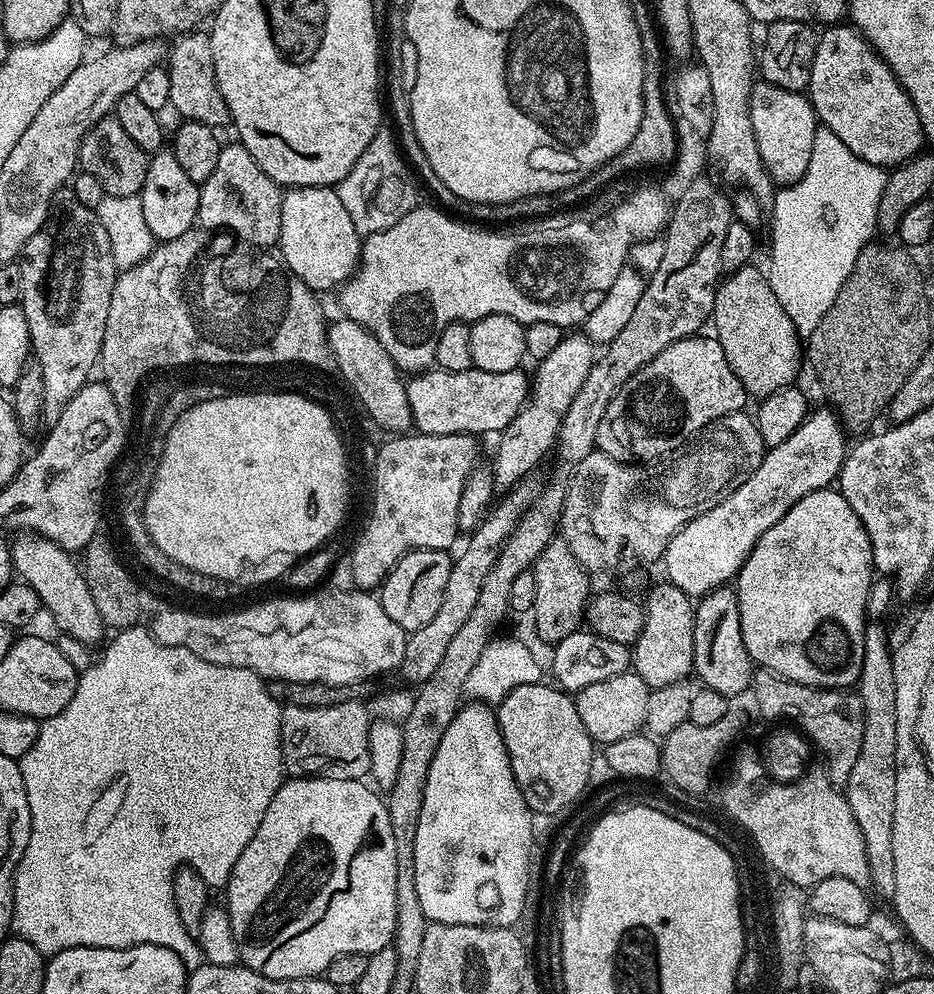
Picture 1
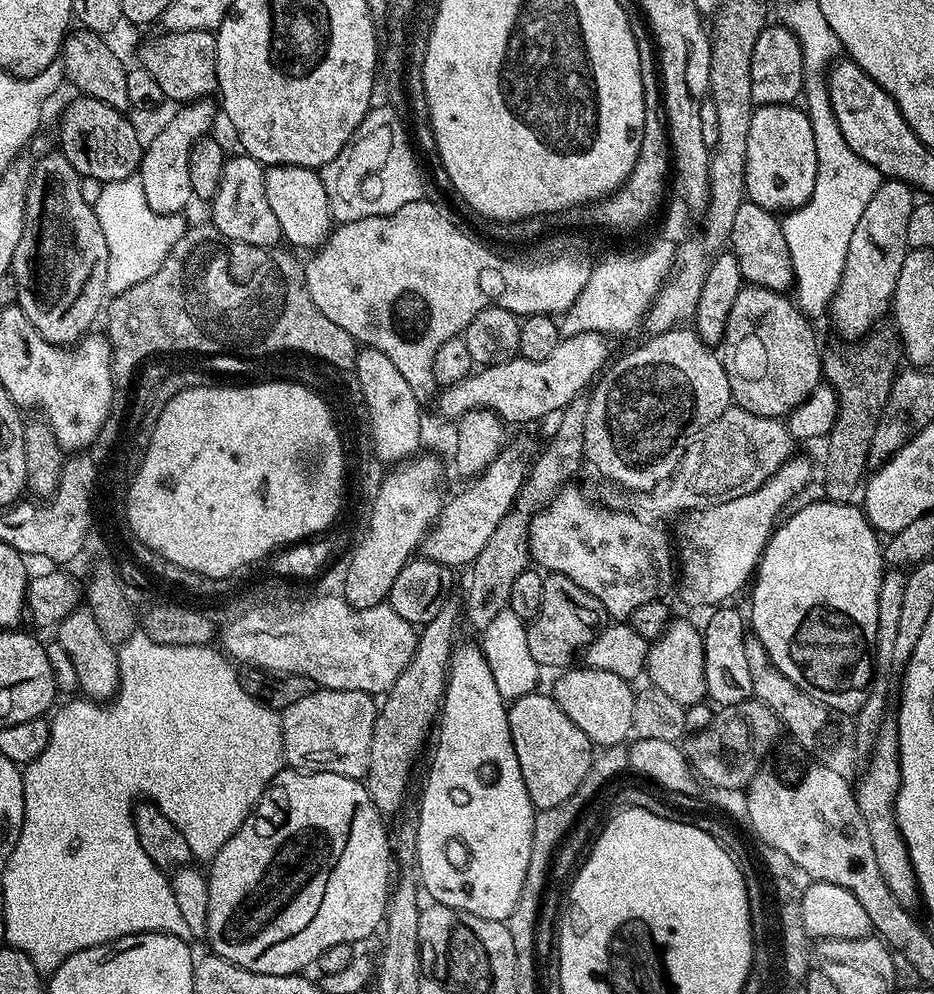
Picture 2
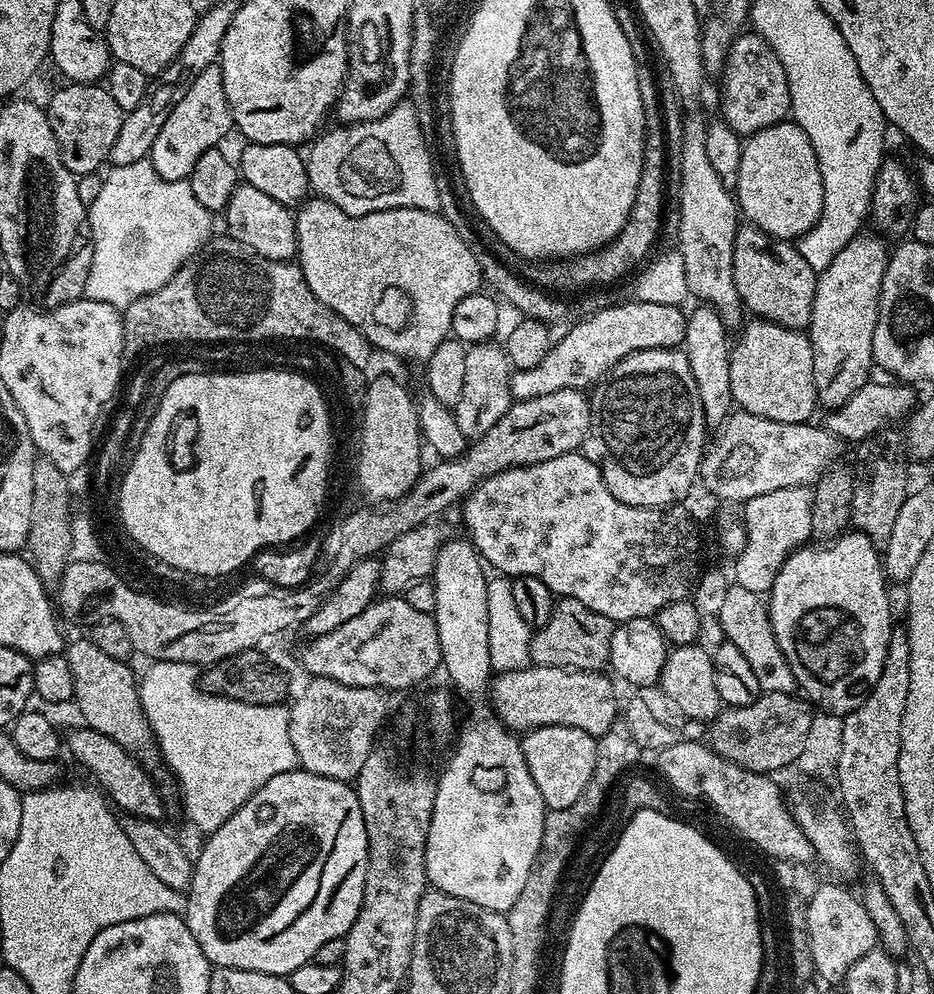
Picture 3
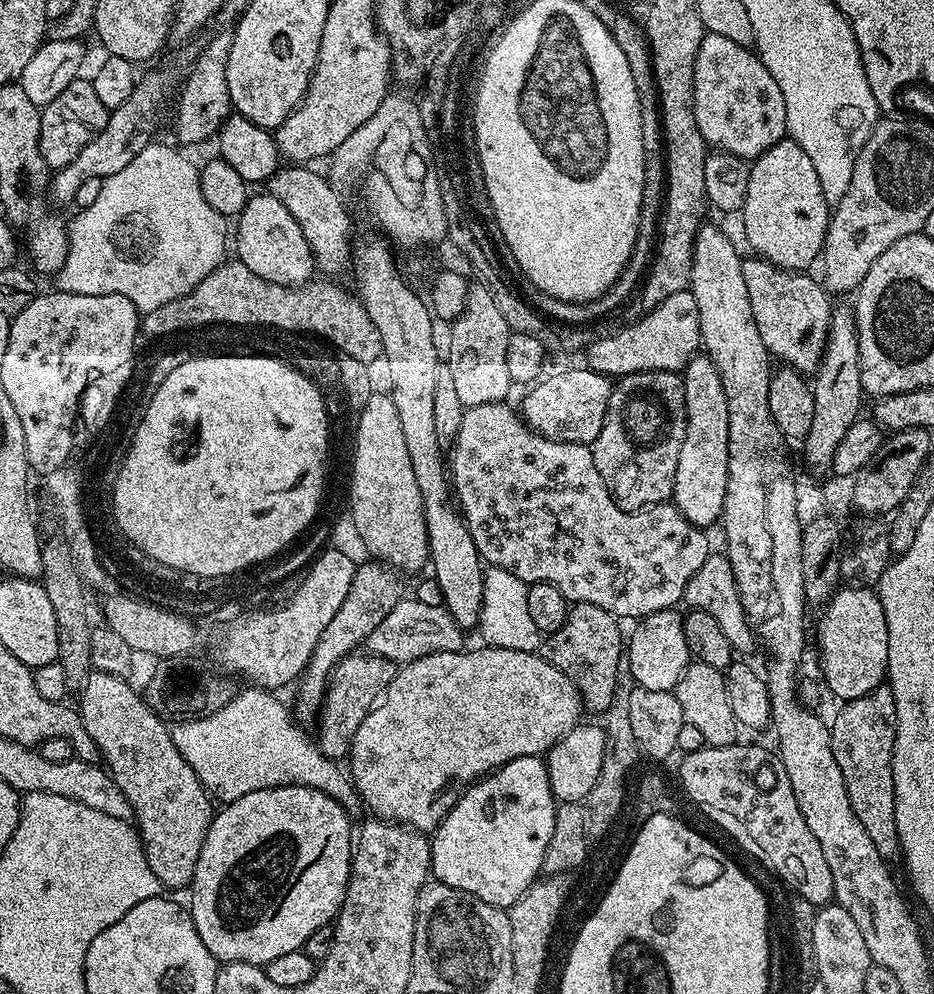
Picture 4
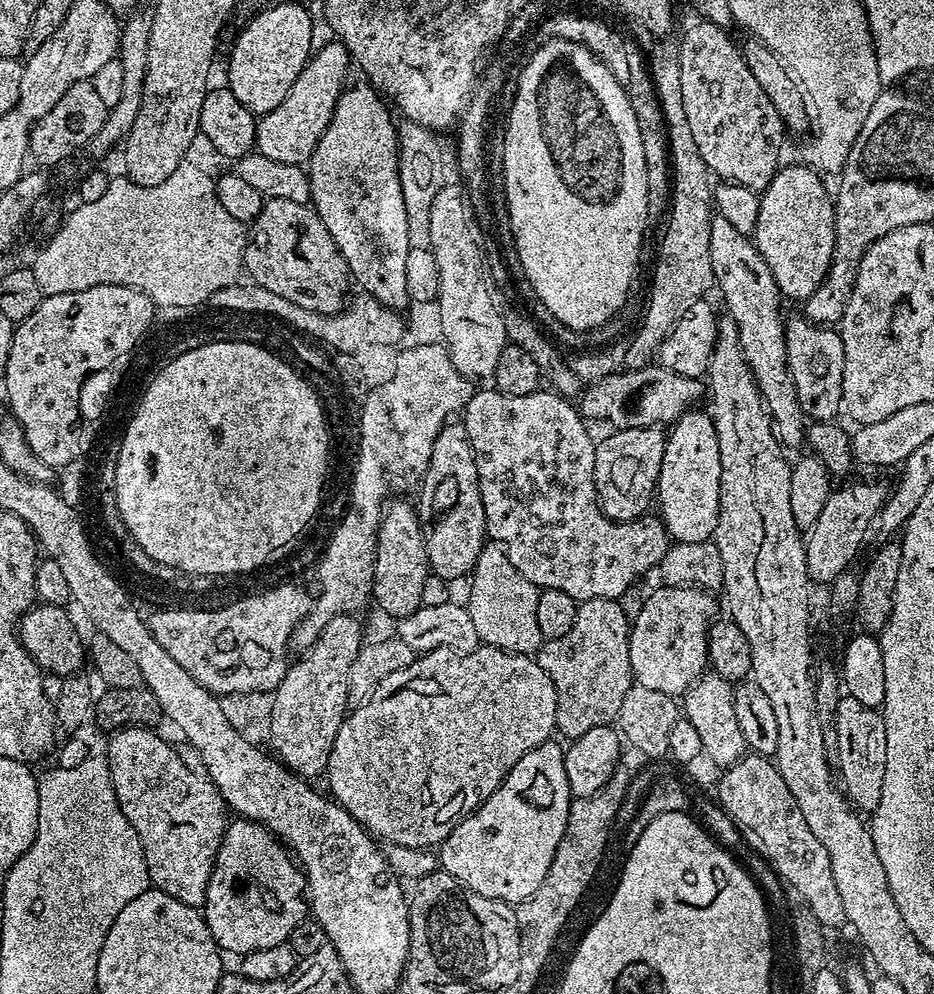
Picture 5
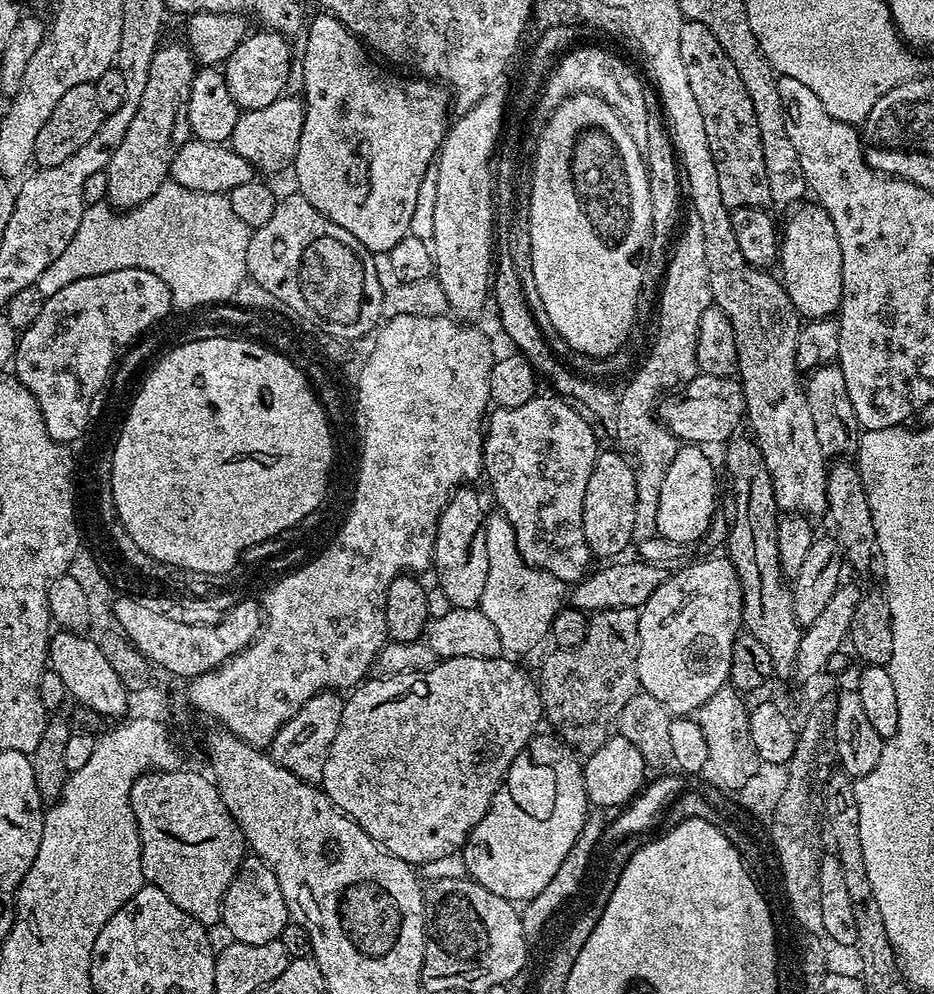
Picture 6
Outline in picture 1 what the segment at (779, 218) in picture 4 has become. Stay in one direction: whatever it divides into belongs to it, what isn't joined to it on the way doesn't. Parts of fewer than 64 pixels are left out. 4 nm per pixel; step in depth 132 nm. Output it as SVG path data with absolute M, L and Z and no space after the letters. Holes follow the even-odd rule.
M763 82L753 83L748 99L750 122L754 126L754 138L758 142L758 154L772 176L773 184L796 184L810 166L810 154L814 150L814 134L818 127L816 111L804 92L782 90Z

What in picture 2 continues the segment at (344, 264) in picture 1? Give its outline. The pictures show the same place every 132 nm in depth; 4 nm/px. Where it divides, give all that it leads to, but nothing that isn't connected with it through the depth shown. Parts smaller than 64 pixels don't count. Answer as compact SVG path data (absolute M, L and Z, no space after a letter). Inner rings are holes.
M273 164L265 171L264 181L266 202L270 202L270 210L274 210L274 214L278 217L281 237L285 241L289 240L293 244L291 245L293 249L319 248L328 239L334 227L323 175L314 168Z

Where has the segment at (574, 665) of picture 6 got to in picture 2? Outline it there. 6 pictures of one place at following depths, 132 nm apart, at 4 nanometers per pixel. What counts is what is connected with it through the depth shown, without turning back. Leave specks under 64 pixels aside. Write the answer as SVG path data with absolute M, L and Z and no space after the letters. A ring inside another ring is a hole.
M549 572L544 576L542 582L542 610L538 610L538 614L527 625L530 655L533 656L534 662L540 664L541 669L563 669L575 661L572 660L575 656L577 659L578 654L583 653L605 620L606 613L602 602L598 602L598 598L594 598L594 594L586 594L586 590L582 590L582 586L578 586L578 582L570 582L570 578L566 578L566 574Z

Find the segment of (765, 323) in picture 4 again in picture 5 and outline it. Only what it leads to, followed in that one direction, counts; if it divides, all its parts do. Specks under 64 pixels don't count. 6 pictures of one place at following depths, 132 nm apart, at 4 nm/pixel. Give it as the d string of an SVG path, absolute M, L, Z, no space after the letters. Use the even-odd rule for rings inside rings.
M803 315L789 319L784 326L788 373L794 382L796 401L809 421L835 421L842 412L842 370L844 369L844 343L835 327L811 324Z

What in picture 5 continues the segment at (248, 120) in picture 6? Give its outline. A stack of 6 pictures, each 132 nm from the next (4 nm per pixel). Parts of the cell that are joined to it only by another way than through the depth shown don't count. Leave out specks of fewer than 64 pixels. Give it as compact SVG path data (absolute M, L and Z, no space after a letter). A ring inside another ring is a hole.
M339 42L331 43L313 51L302 74L298 74L294 86L290 86L290 94L286 94L286 98L282 98L274 110L263 113L257 119L255 151L266 154L266 158L301 166L311 161L322 134L330 126L340 93L346 87L344 79L348 76L350 65L347 48Z

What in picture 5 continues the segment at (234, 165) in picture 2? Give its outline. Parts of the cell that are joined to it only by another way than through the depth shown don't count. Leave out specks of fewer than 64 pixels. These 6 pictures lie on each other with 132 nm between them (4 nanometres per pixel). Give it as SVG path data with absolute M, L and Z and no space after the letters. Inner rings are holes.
M286 198L265 199L263 210L258 214L258 218L252 221L246 236L242 268L245 273L252 275L249 277L255 283L261 284L266 290L320 316L333 316L335 312L341 311L350 296L348 263L338 250L330 230L326 230L315 208L308 204L290 202Z

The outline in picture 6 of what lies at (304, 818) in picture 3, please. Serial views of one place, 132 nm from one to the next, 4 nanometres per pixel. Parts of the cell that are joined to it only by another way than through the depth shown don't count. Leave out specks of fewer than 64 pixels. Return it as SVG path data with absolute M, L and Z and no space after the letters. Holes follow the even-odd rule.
M248 854L238 866L224 899L222 928L229 932L237 944L261 944L279 940L282 930L290 923L286 898L282 898L282 886L274 878L274 870L257 856Z

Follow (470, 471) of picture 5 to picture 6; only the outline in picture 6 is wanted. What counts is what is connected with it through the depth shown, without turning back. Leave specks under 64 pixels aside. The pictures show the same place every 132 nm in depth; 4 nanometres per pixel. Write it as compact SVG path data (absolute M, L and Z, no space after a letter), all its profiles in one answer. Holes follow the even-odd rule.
M475 487L457 488L442 510L436 545L432 555L435 583L450 598L454 608L478 608L482 602L482 590L486 590L486 574L490 570L490 558L486 554L486 511L480 505Z

